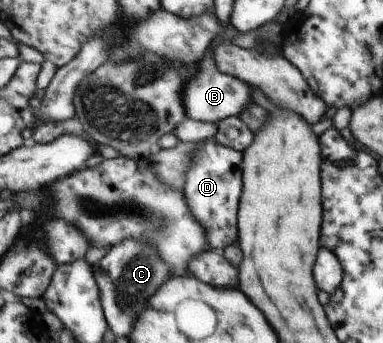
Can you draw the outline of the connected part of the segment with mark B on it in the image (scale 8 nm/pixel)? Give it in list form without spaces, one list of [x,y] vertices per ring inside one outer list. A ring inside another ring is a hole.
[[[221,37],[217,39],[208,49],[200,70],[188,82],[184,89],[184,101],[188,118],[195,121],[208,121],[218,124],[220,121],[227,120],[233,115],[240,115],[253,102],[253,86],[241,78],[223,73],[216,64],[214,47],[221,43]]]

